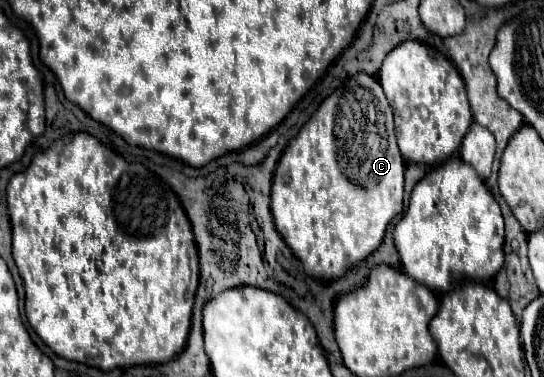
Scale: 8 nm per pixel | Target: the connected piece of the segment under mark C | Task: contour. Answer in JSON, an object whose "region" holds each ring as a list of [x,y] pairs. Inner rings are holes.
{"region":[[[359,72],[351,78],[347,78],[343,86],[339,86],[331,96],[327,96],[321,102],[321,106],[311,114],[311,118],[299,130],[297,138],[285,148],[283,156],[279,158],[277,170],[275,170],[275,176],[273,176],[273,188],[271,188],[271,212],[273,212],[275,228],[281,234],[281,238],[285,240],[285,244],[293,250],[293,254],[301,260],[307,274],[311,274],[313,278],[319,278],[319,280],[341,278],[349,266],[357,264],[359,260],[367,258],[369,254],[373,254],[379,248],[379,244],[383,242],[387,224],[391,220],[395,220],[397,216],[401,216],[401,212],[403,212],[403,184],[405,184],[403,174],[405,174],[405,160],[403,160],[403,156],[399,152],[399,146],[397,146],[395,128],[393,128],[393,114],[391,114],[387,98],[383,94],[383,88],[379,86],[377,78],[373,78],[365,72]]]}

